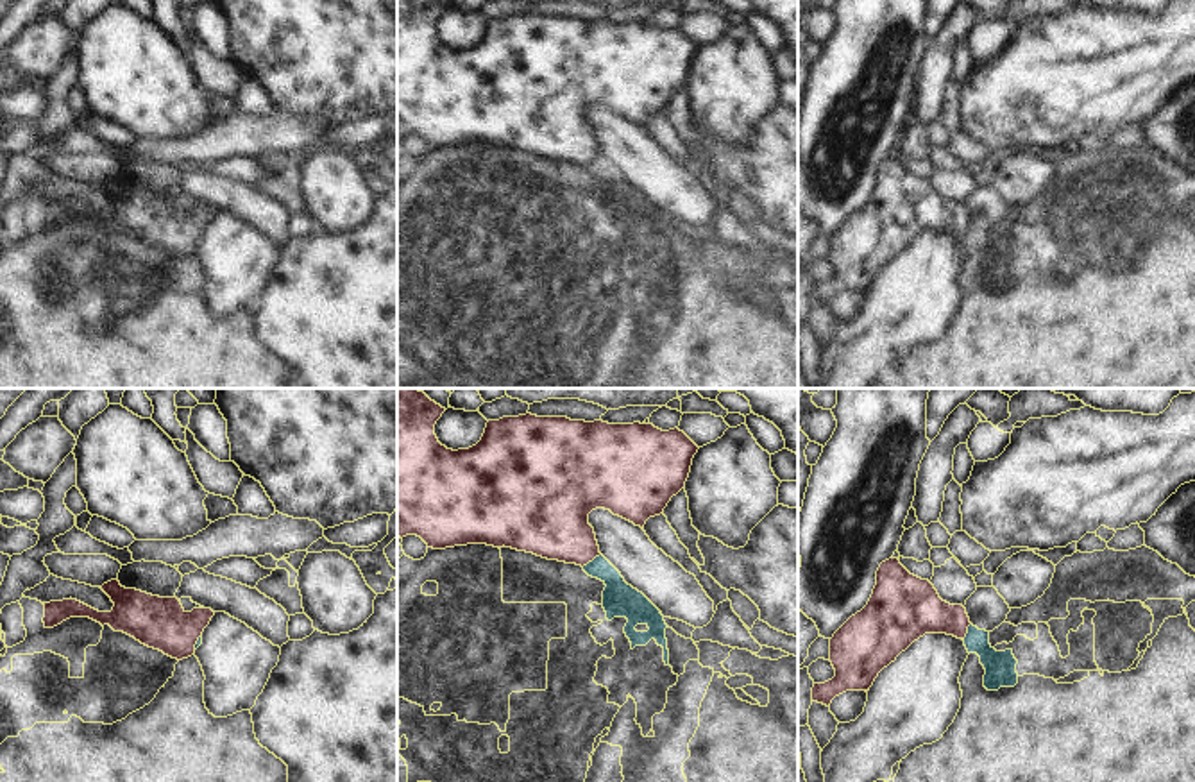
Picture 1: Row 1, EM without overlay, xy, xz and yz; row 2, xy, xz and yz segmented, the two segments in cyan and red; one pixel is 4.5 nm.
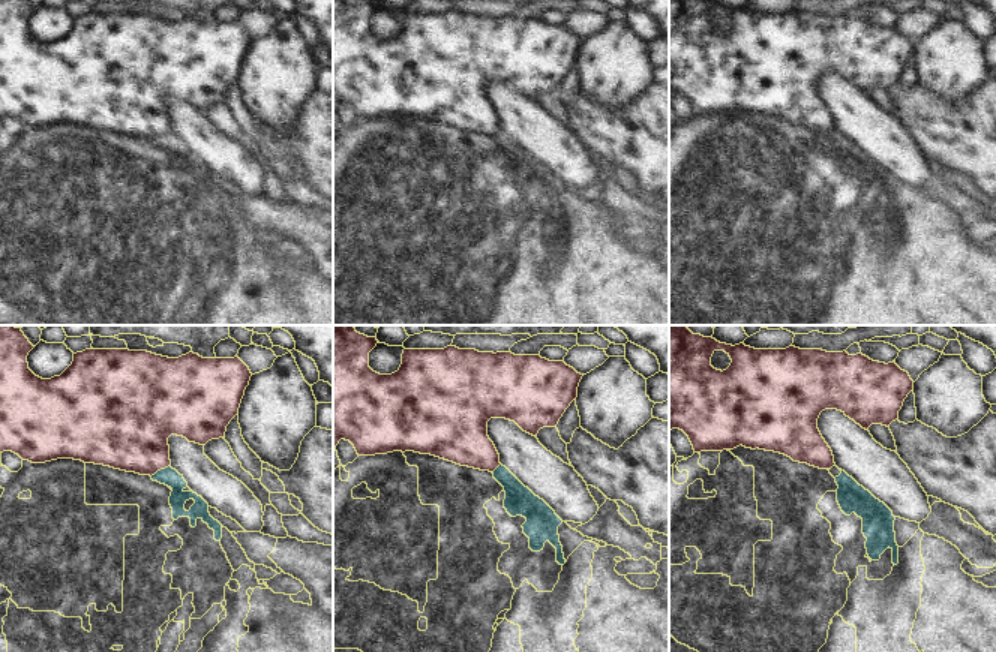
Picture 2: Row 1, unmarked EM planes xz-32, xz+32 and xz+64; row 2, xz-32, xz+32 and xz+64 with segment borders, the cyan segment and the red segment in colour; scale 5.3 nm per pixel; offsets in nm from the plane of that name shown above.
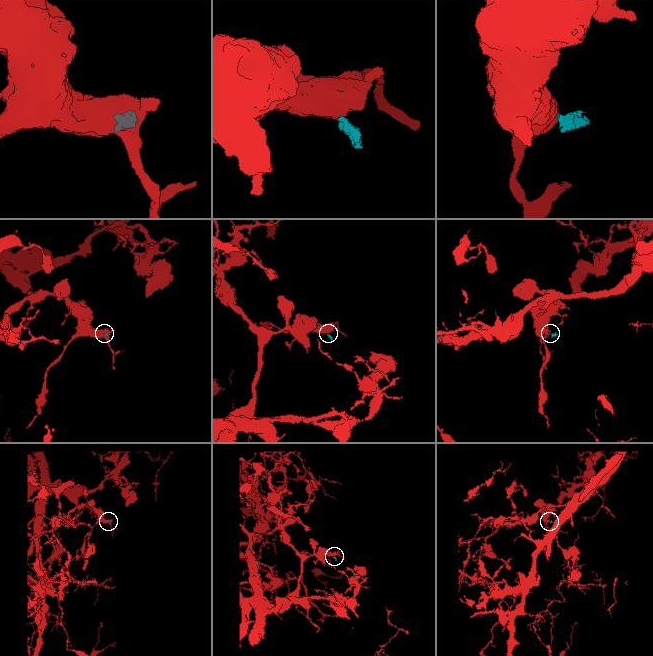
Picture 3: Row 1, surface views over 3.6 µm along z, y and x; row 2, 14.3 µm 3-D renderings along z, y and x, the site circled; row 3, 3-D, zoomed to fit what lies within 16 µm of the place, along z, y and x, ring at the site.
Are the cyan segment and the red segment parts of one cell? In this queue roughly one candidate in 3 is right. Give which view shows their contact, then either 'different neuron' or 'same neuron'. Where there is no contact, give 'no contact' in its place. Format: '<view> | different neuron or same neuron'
xz | different neuron

